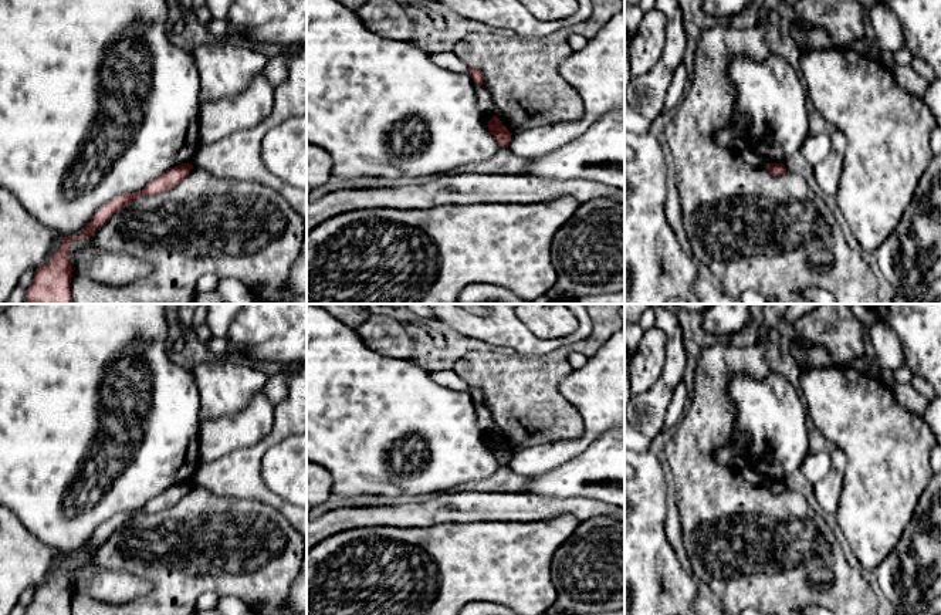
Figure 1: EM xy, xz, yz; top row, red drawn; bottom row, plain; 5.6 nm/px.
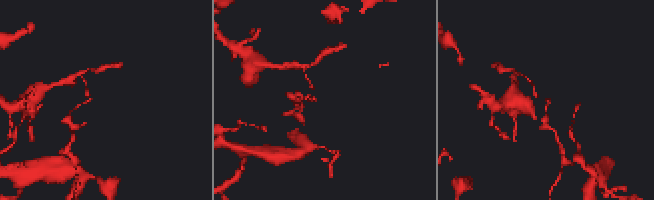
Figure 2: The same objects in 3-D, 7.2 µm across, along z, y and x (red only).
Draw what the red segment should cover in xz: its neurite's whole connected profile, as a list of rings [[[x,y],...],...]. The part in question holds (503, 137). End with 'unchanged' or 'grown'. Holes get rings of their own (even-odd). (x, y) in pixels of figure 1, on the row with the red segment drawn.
[[[497,116],[488,121],[488,131],[495,138],[500,148],[508,148],[511,132],[501,124]]] | unchanged

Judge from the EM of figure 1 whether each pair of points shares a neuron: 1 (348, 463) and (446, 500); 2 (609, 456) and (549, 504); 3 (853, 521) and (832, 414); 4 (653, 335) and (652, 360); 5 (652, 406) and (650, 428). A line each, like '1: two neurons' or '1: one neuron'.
1: two neurons
2: two neurons
3: one neuron
4: one neuron
5: one neuron

